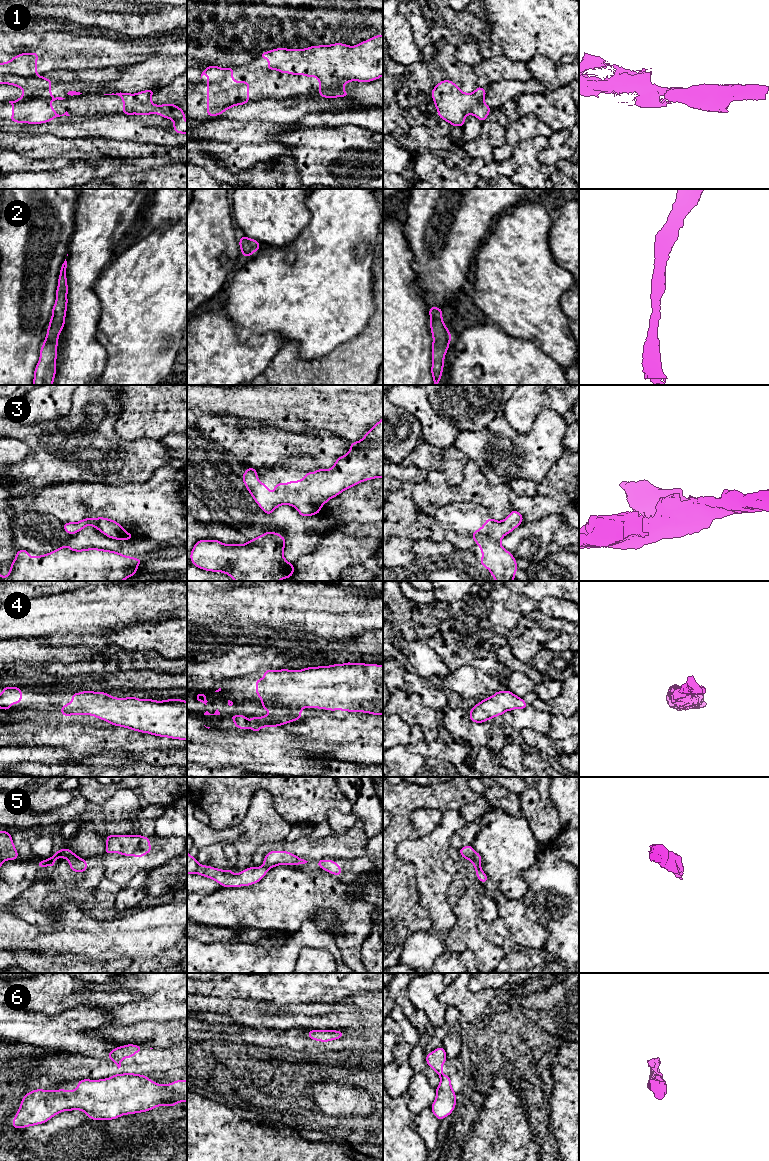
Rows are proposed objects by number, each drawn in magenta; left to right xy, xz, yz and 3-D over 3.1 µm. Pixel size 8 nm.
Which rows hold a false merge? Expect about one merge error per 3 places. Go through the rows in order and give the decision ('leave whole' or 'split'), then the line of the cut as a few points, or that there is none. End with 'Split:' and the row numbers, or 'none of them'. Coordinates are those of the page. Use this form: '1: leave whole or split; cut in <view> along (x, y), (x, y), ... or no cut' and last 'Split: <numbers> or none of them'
1: leave whole; no cut
2: leave whole; no cut
3: leave whole; no cut
4: leave whole; no cut
5: leave whole; no cut
6: split; cut in yz along (443, 1074), (440, 1077)
Split: 6

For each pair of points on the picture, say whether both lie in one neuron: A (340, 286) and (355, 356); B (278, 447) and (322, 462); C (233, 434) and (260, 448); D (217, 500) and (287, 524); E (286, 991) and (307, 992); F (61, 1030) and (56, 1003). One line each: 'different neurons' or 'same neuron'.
A: different neurons
B: same neuron
C: same neuron
D: same neuron
E: same neuron
F: different neurons

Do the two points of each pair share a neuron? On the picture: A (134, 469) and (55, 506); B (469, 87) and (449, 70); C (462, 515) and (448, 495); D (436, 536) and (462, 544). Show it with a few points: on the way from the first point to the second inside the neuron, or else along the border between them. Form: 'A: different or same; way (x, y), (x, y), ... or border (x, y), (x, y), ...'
A: different; border (80, 483), (128, 483)
B: same; way (464, 82), (454, 72)
C: different; border (476, 502), (450, 502), (440, 506), (435, 515)
D: same; way (442, 535), (449, 535), (456, 540)

